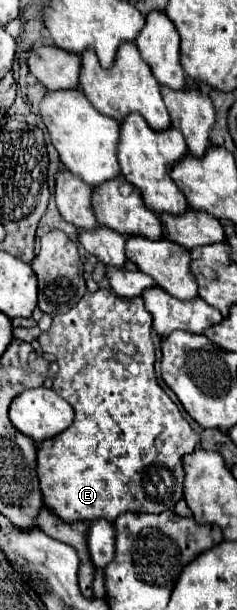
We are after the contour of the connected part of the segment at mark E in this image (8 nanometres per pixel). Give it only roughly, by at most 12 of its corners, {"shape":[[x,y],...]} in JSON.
{"shape":[[142,297],[38,337],[76,417],[38,445],[60,519],[162,513],[200,435],[154,373]]}

